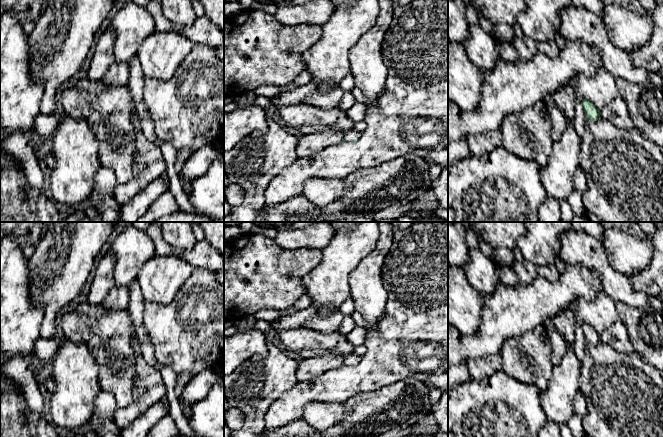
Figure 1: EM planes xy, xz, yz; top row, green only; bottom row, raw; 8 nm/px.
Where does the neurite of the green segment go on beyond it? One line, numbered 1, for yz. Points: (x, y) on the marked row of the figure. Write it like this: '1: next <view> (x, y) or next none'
1: next none

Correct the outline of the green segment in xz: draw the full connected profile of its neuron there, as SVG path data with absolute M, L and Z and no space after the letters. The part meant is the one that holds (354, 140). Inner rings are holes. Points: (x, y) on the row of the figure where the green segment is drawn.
M352 129L344 134L344 142L355 142L361 137L361 134L359 131Z

